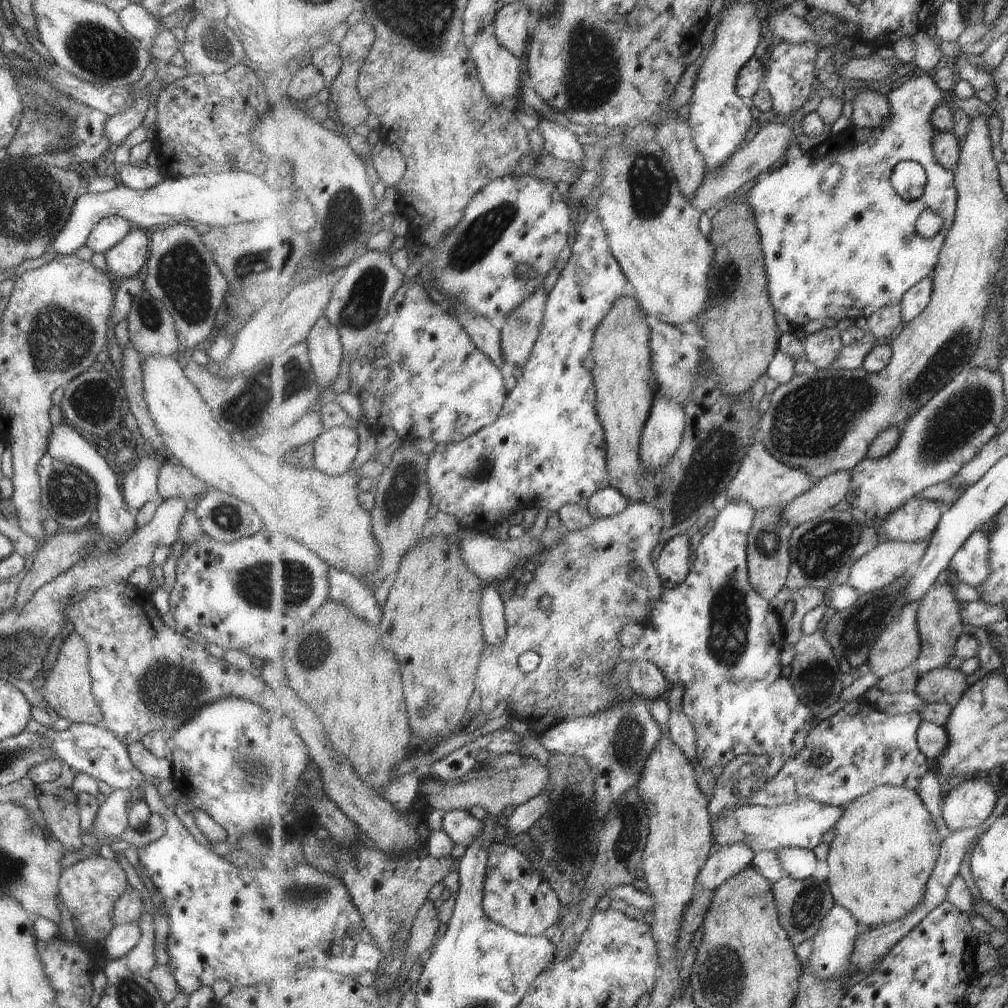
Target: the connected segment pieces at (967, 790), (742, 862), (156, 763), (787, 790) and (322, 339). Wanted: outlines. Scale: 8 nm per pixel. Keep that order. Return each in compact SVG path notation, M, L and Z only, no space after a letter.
M972 777L946 790L942 815L949 830L962 831L983 824L995 810L997 790L987 777Z
M747 843L717 847L698 876L697 887L714 891L718 886L753 866L756 852Z
M140 740L129 743L126 749L128 759L133 763L133 766L151 781L170 779L171 763L164 758L155 758L148 750L145 750Z
M865 700L851 701L842 711L829 717L810 732L806 746L794 759L772 778L766 787L747 798L738 797L733 790L734 774L743 766L756 764L765 767L770 764L768 755L739 755L734 758L718 776L713 796L710 799L710 813L713 820L726 817L742 806L778 807L788 805L801 799L815 799L816 801L834 807L843 807L859 797L871 792L879 785L907 785L916 791L921 786L925 775L933 770L932 762L918 747L918 730L921 724L918 712L891 716L876 709Z
M323 315L310 330L307 340L309 356L317 375L320 388L329 388L333 380L339 376L341 360L346 354L336 326Z

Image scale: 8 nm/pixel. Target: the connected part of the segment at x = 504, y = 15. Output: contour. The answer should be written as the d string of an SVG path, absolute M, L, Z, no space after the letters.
M523 1L502 4L494 26L498 39L518 58L526 54L530 42L529 15L531 10Z

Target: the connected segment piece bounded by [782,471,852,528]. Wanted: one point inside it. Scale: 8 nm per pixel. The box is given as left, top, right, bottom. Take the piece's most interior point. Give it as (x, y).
(829, 491)

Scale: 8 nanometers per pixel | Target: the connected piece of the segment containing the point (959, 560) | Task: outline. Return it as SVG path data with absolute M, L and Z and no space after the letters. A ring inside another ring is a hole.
M977 529L965 541L965 544L955 553L950 568L957 580L976 589L993 572L990 563L990 538L988 530Z

